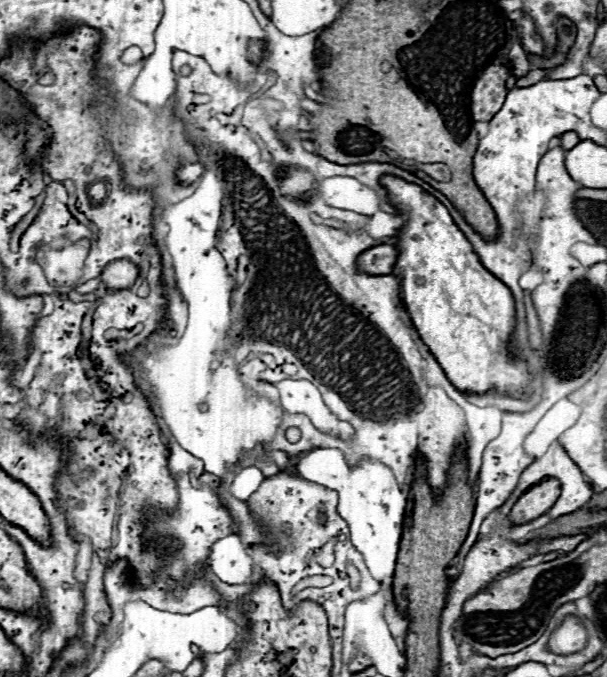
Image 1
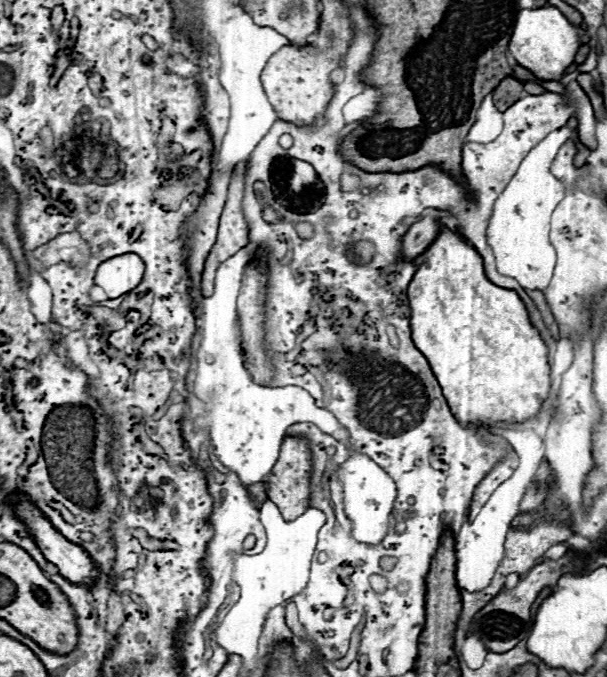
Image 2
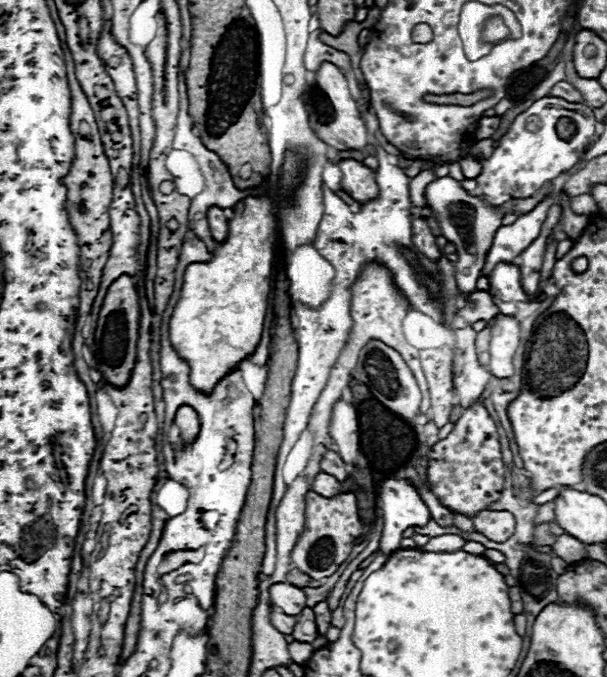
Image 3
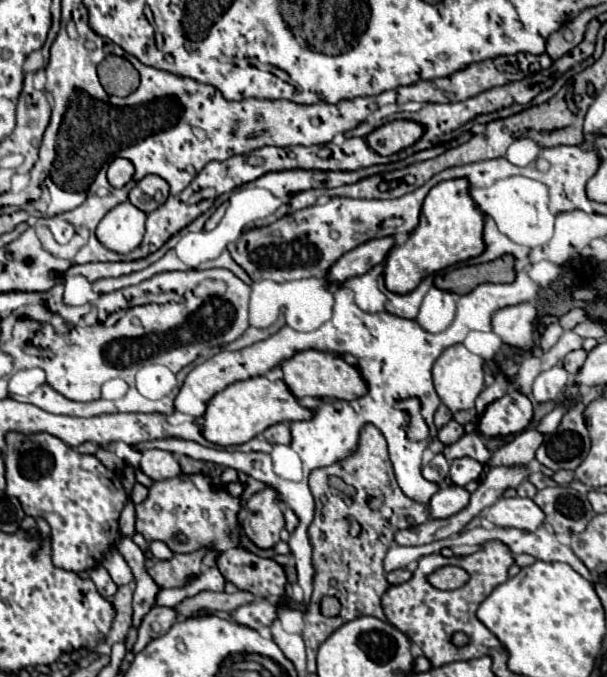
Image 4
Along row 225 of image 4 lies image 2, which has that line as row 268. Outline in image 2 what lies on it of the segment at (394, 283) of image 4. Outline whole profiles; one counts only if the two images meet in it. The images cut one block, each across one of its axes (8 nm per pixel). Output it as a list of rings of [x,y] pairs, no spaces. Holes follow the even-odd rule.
[[[442,228],[424,254],[426,260],[418,266],[408,286],[412,340],[426,356],[454,418],[462,426],[472,424],[490,432],[490,424],[494,422],[524,424],[538,418],[544,412],[544,406],[552,400],[548,346],[532,326],[520,296],[514,290],[504,290],[492,284],[484,274],[480,254],[448,228]]]

